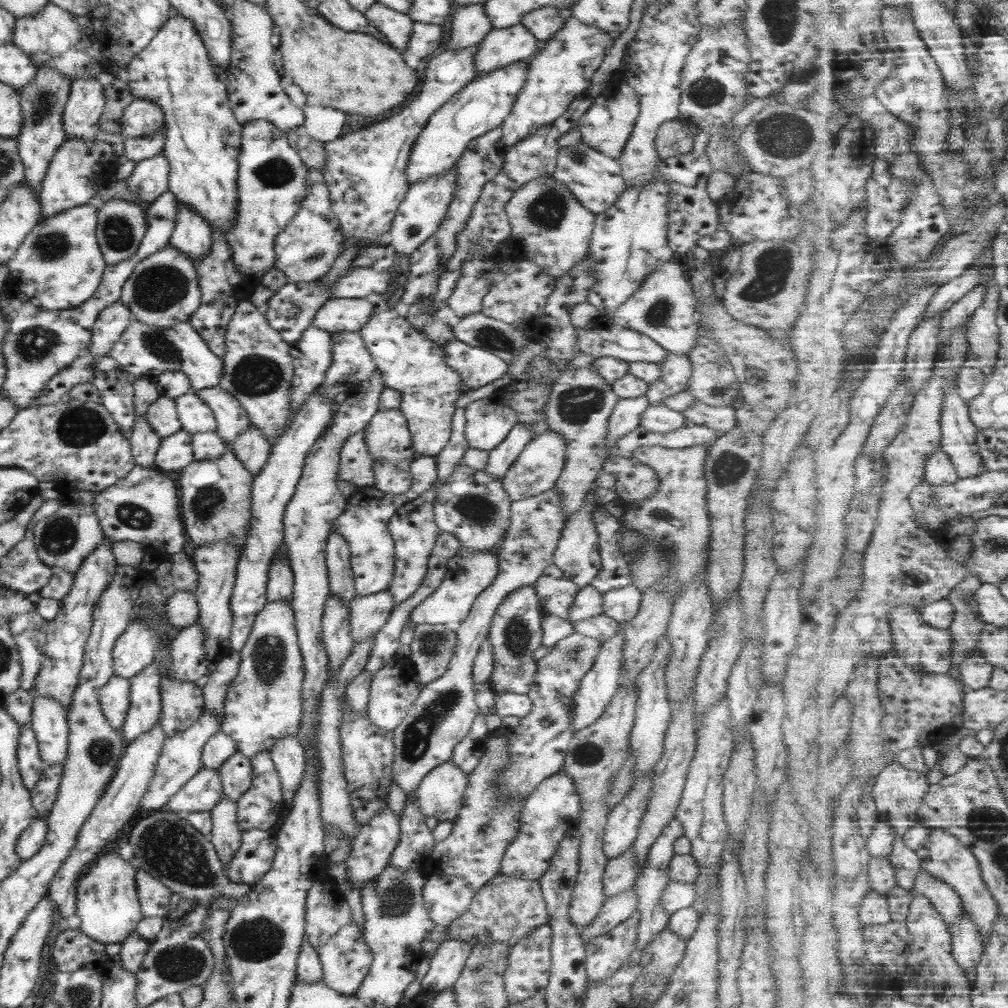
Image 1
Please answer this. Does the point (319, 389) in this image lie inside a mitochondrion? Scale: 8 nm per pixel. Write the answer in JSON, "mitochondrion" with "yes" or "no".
{"mitochondrion":"no"}

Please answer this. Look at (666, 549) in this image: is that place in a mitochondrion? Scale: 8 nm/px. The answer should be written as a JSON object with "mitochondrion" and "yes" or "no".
{"mitochondrion":"yes"}

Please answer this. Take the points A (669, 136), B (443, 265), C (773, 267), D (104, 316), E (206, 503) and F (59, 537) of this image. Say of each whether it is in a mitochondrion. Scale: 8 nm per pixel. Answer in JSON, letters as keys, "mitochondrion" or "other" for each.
{"A":"mitochondrion","B":"other","C":"mitochondrion","D":"other","E":"mitochondrion","F":"mitochondrion"}

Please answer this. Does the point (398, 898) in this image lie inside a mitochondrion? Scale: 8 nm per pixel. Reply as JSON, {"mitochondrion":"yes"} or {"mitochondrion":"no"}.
{"mitochondrion":"yes"}

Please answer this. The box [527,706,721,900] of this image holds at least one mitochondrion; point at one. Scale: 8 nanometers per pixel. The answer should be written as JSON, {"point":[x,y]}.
{"point":[587,754]}

